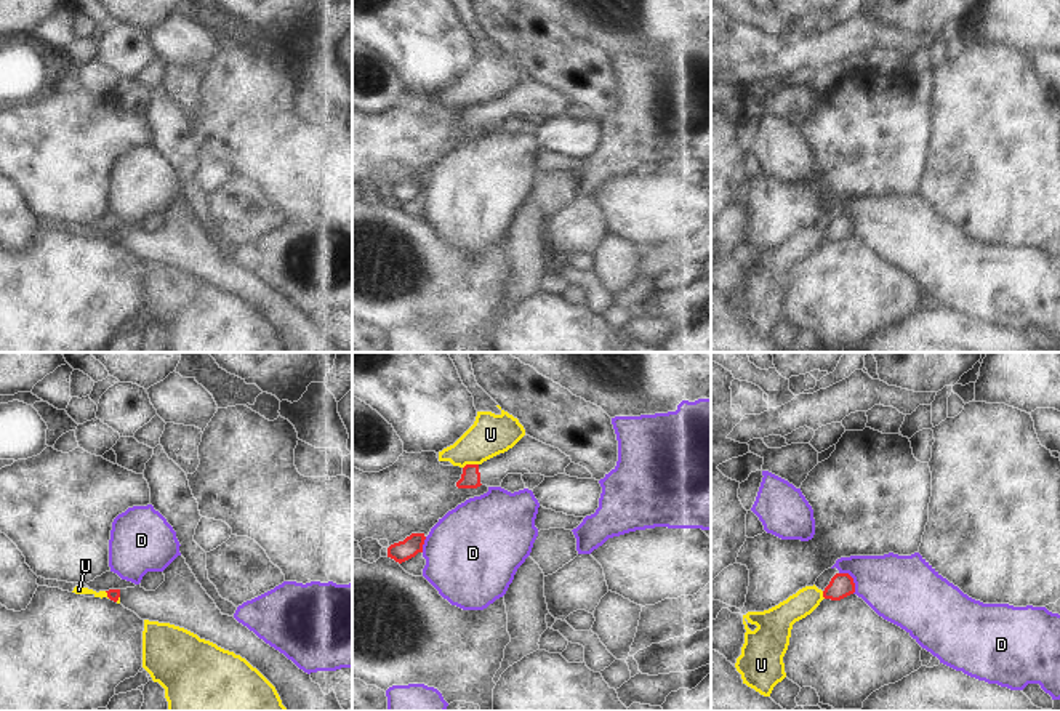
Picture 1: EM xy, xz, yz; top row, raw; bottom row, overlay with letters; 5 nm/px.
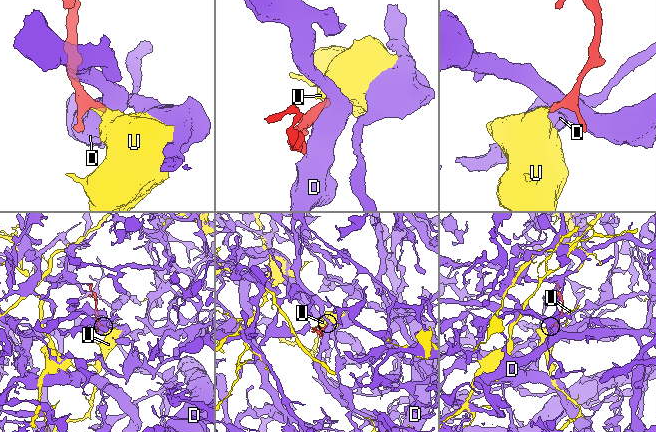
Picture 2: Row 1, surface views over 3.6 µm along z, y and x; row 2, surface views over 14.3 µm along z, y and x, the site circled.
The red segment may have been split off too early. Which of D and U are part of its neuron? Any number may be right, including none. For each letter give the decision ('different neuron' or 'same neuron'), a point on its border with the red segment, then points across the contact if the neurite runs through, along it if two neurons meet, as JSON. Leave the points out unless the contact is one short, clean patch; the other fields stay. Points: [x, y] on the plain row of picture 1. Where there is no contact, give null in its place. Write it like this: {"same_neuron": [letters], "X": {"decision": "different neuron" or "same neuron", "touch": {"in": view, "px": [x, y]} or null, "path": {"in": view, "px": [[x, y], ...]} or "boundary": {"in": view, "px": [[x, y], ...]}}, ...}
{"same_neuron": [], "D": {"decision": "different neuron", "touch": {"in": "yz", "px": [852, 221]}}, "U": {"decision": "different neuron", "touch": {"in": "xz", "px": [469, 106]}, "boundary": {"in": "xz", "px": [[477, 104], [468, 104], [463, 109]]}}}

